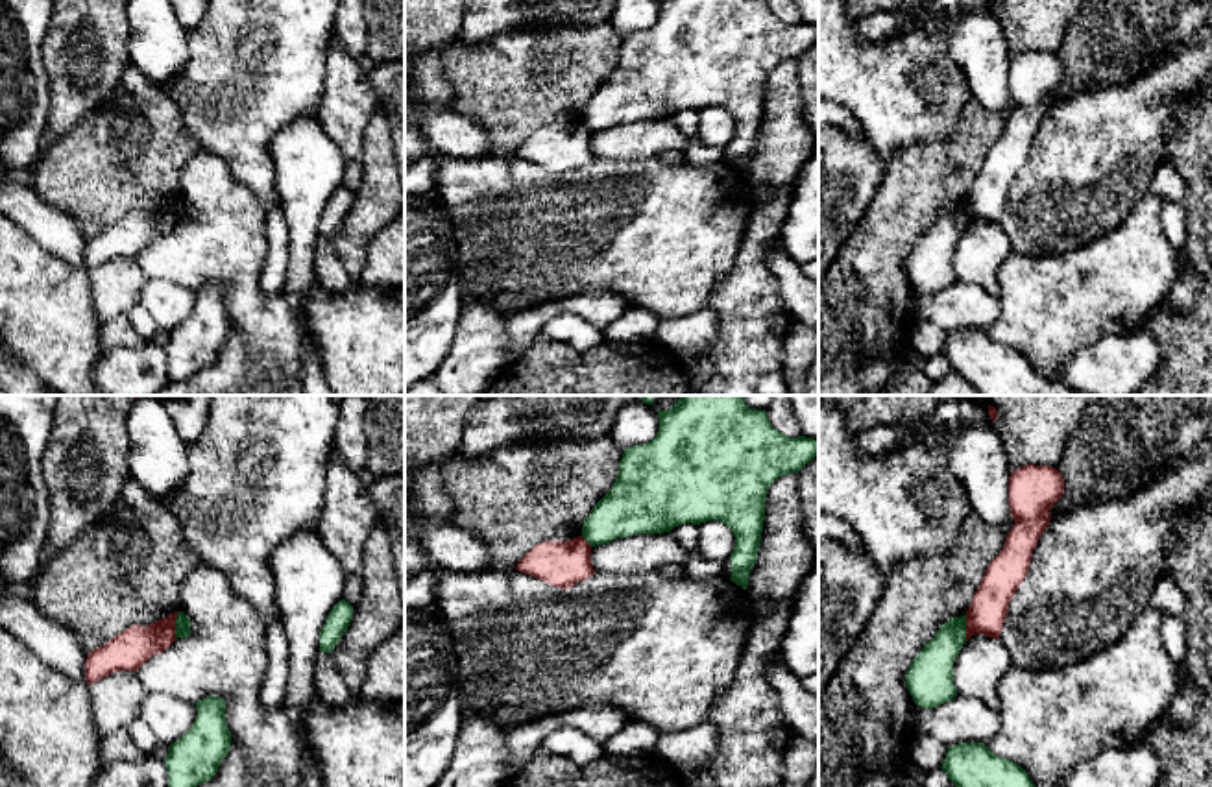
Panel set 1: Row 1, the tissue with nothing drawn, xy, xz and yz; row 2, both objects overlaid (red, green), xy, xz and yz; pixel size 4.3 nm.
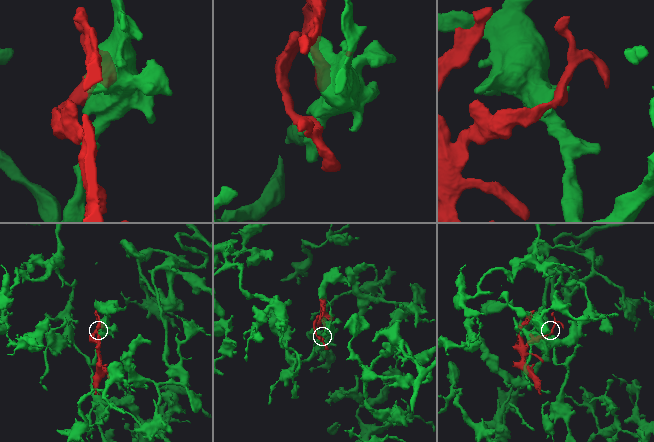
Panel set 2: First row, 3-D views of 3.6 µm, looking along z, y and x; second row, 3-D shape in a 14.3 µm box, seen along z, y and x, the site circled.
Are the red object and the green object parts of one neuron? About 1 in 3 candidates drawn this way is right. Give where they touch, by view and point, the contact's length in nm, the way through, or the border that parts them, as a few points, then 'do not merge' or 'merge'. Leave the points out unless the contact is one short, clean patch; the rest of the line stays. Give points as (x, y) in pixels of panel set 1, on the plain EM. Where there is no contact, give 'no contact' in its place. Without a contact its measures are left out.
xy (174, 211) | 120 nm | along xy (180, 198), (174, 209), (174, 224) | do not merge

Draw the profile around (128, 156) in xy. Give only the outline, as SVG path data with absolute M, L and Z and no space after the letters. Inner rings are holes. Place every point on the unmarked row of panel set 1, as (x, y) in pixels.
M129 65L96 113L46 144L26 183L91 238L129 212L148 212L179 198L181 170L198 150L168 91Z

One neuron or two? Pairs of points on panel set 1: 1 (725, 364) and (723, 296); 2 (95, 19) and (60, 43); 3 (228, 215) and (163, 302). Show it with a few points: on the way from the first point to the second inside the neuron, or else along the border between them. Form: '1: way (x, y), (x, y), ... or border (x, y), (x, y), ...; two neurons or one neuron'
1: way (728, 348), (728, 313); one neuron
2: way (85, 28), (69, 43); one neuron
3: border (145, 278), (170, 279), (194, 290); two neurons

